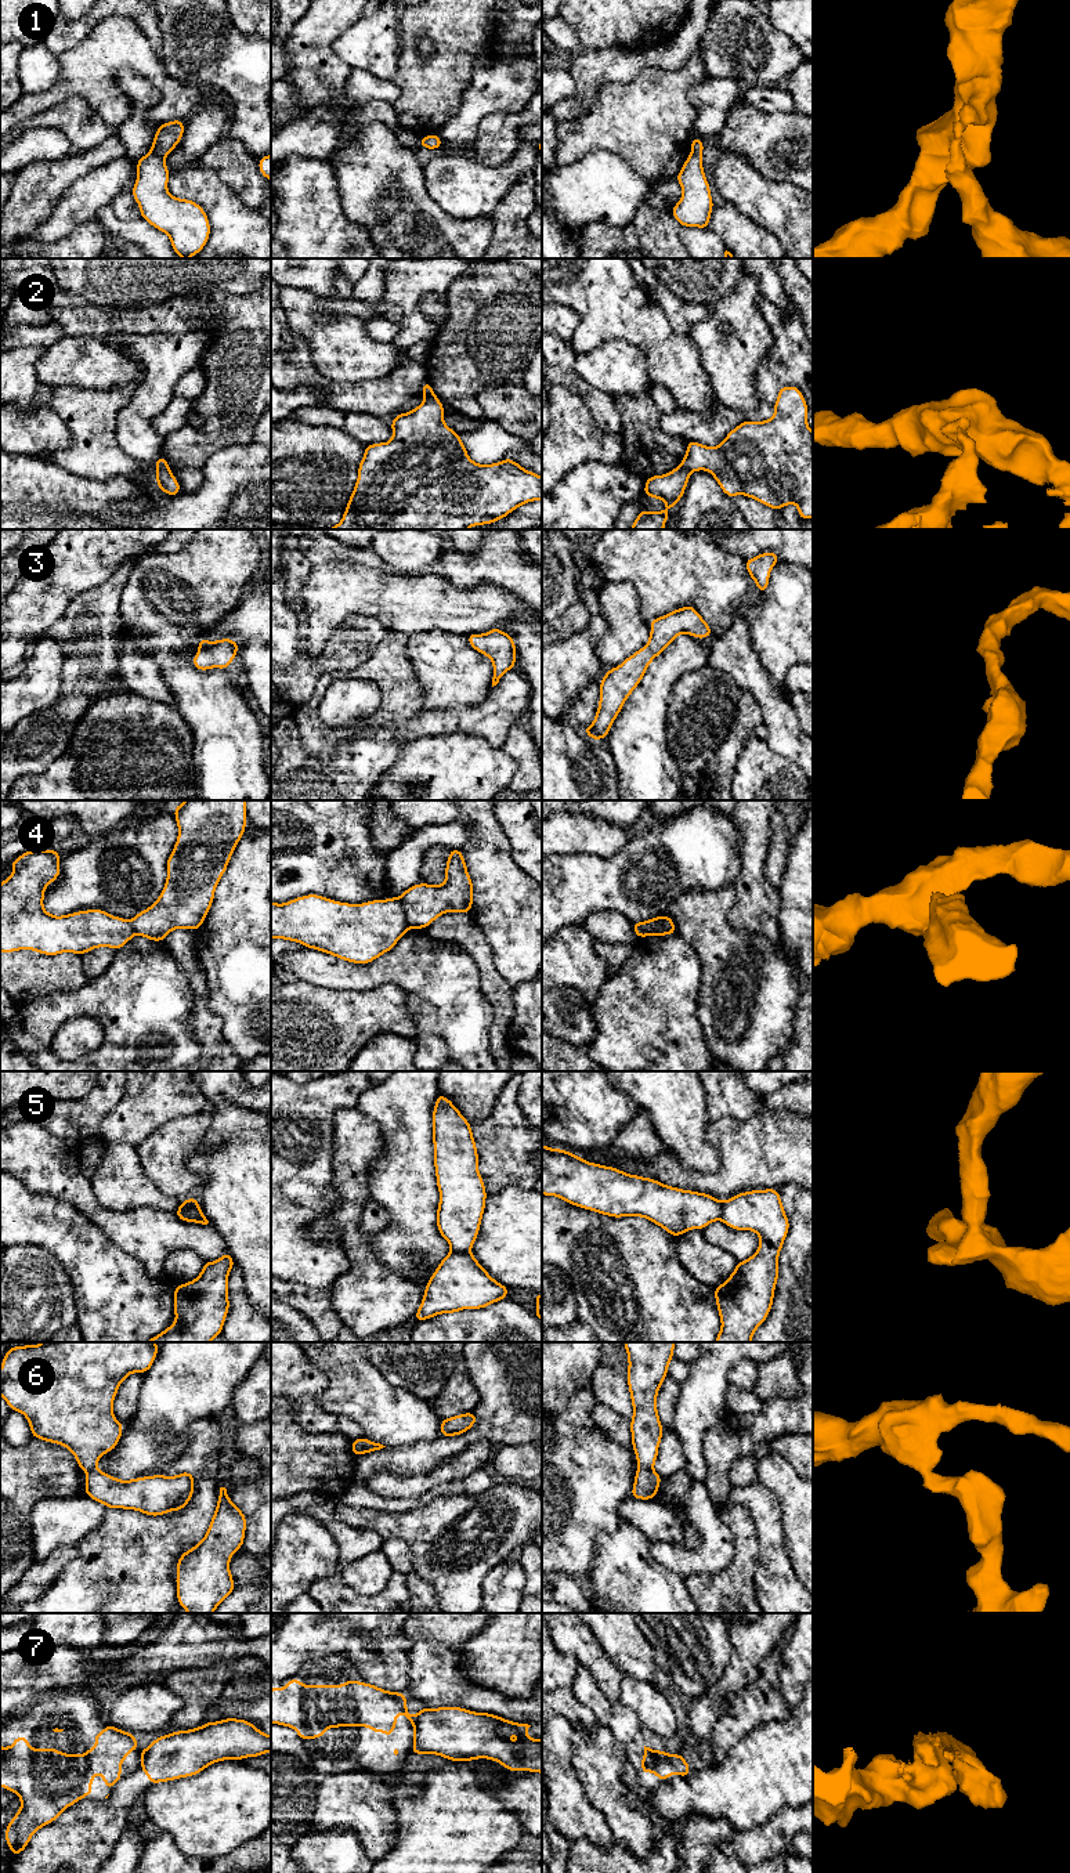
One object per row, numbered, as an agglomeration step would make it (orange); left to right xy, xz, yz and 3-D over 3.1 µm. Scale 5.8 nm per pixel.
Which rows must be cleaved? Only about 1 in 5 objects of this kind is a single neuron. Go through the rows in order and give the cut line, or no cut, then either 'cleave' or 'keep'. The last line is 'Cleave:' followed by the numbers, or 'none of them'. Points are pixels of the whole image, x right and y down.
1: cut in xy along (151, 149), (163, 158); cleave
2: cut in xy along (167, 465), (156, 469); cleave
3: no cut; keep
4: cut in xz along (398, 899), (409, 926); cleave
5: cut in xy along (181, 1201), (188, 1212), (199, 1210); cleave
6: cut in xz along (361, 1438), (362, 1453); cleave
7: cut in xz along (412, 1717), (414, 1721); cleave
Cleave: 1, 2, 4, 5, 6, 7

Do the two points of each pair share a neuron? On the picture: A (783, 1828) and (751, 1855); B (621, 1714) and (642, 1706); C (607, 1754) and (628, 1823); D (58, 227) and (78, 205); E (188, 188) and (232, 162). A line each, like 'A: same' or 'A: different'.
A: same
B: different
C: same
D: same
E: different

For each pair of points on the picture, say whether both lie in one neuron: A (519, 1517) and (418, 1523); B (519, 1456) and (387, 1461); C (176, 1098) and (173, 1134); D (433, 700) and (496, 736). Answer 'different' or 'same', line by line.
A: same
B: different
C: different
D: different

